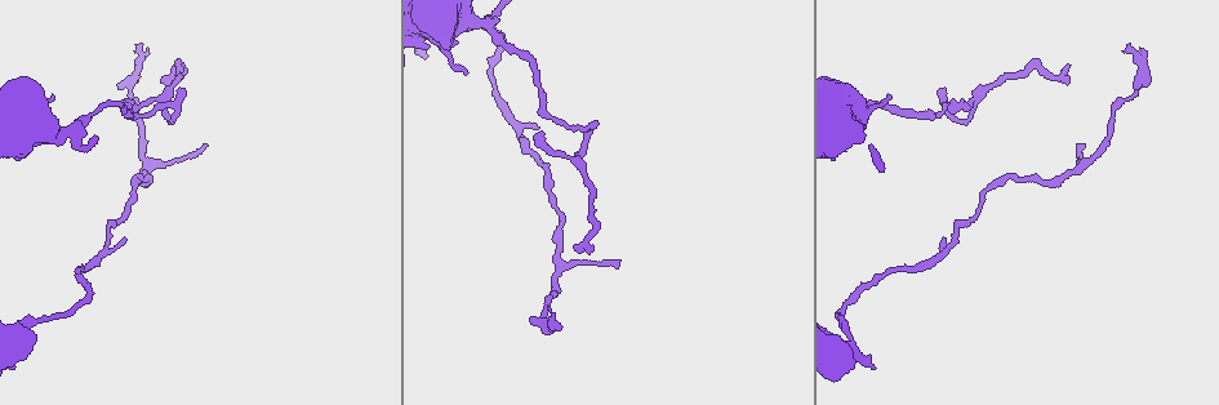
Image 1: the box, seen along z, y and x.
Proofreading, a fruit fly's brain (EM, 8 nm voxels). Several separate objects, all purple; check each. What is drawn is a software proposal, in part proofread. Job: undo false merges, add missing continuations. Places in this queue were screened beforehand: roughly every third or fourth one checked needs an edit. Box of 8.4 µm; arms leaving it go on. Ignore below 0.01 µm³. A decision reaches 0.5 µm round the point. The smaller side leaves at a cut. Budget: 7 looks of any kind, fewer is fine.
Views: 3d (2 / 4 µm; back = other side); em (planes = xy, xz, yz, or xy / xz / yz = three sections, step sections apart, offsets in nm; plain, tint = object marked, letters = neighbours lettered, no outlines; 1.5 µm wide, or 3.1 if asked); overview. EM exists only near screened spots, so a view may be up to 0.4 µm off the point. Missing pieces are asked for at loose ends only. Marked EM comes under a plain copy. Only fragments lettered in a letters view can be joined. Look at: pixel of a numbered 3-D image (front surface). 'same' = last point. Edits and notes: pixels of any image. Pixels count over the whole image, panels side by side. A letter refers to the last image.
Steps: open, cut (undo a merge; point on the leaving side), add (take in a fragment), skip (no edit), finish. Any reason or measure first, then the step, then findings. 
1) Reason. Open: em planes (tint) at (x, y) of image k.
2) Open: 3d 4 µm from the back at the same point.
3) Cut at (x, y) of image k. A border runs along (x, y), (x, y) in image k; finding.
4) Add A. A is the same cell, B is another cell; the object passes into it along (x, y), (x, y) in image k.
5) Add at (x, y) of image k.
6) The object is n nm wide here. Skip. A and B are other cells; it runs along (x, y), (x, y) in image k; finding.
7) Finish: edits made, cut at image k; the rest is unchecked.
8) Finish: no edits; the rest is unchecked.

Three-way junction. Open: em planes (letters) at (480, 21) of image 1.

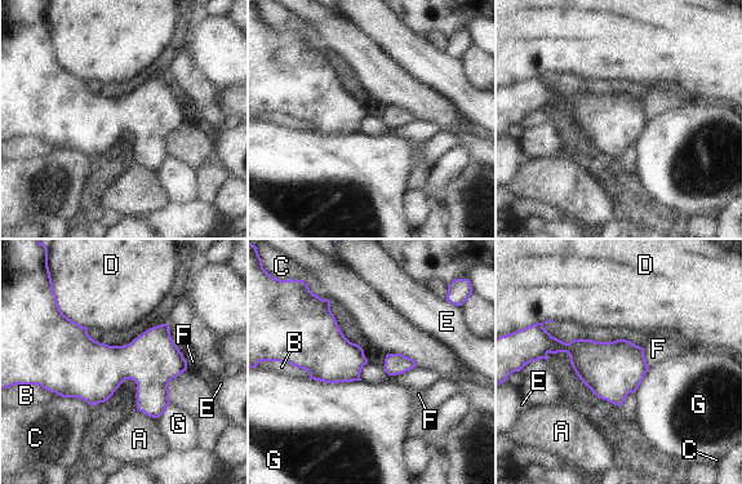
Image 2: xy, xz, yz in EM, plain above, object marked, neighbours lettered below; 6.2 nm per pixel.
Skip. A, B, C, D, E, F and G are other cells; a border runs along (643, 349), (643, 355), (649, 368) in image 2; all the same cell.

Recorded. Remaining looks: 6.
Open: 3d 4 µm at (130, 105) of image 1.

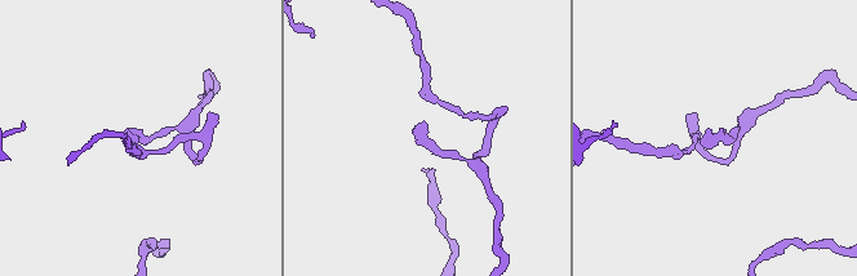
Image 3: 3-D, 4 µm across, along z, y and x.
Open: em yz step 8 (letters) at (426, 123) of image 3.

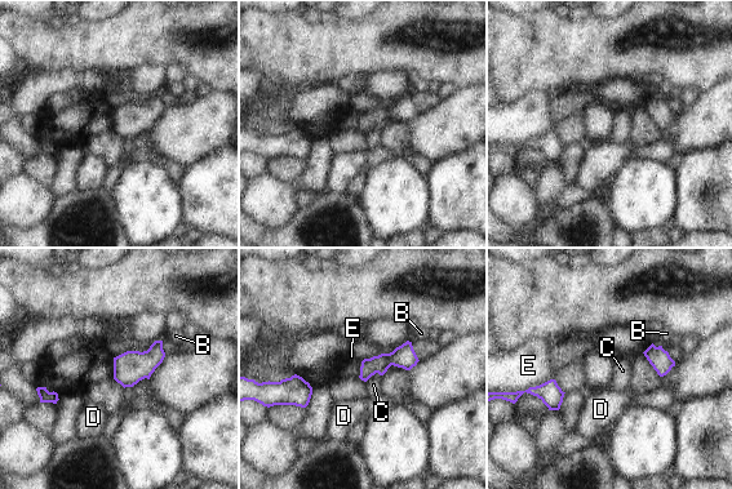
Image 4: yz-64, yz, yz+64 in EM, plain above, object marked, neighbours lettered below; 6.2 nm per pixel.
Another direction. Open: em planes (letters) at the same point.

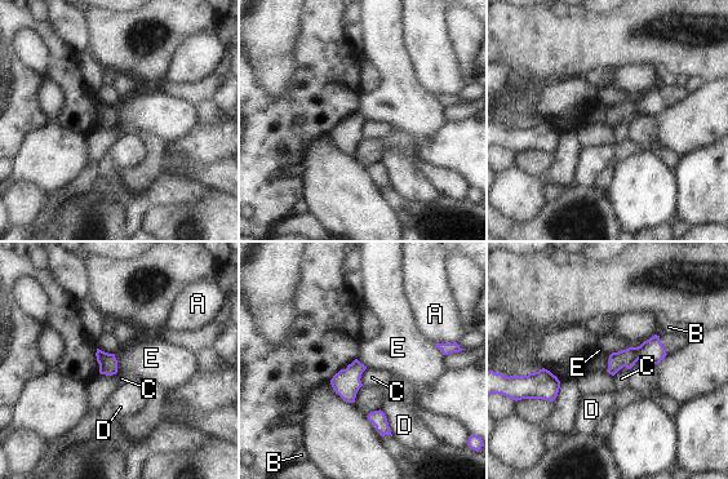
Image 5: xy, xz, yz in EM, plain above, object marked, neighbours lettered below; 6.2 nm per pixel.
The object is 110 nm wide here; the longest contact is with D, 190 nm. Skip. A, B, C, D and E are other cells; no lettered fragment goes on from it.

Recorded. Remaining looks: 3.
Open: 3d 4 µm at (590, 252) of image 1.

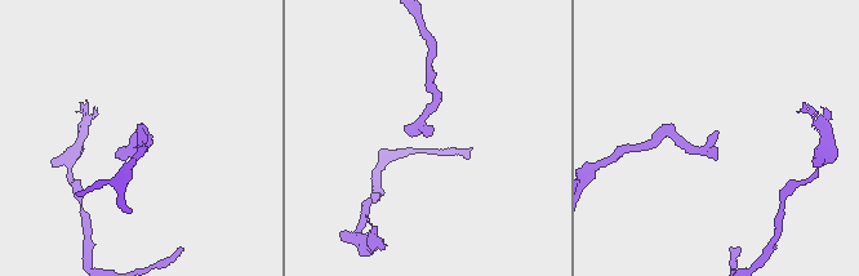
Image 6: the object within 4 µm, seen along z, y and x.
Now the EM. Open: em planes (letters) at (715, 135) of image 6.

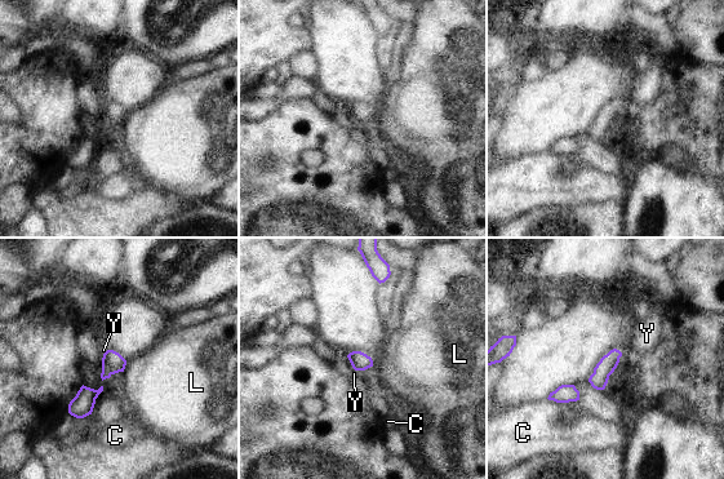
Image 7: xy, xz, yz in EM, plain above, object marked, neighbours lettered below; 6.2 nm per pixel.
The object is 110 nm wide here; the longest contact is with C, 140 nm. Add Y. Y is the same cell, C and L are other cells; the cell continues.

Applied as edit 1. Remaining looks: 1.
Finish: edits made, add at image 7; the rest is unchecked.

